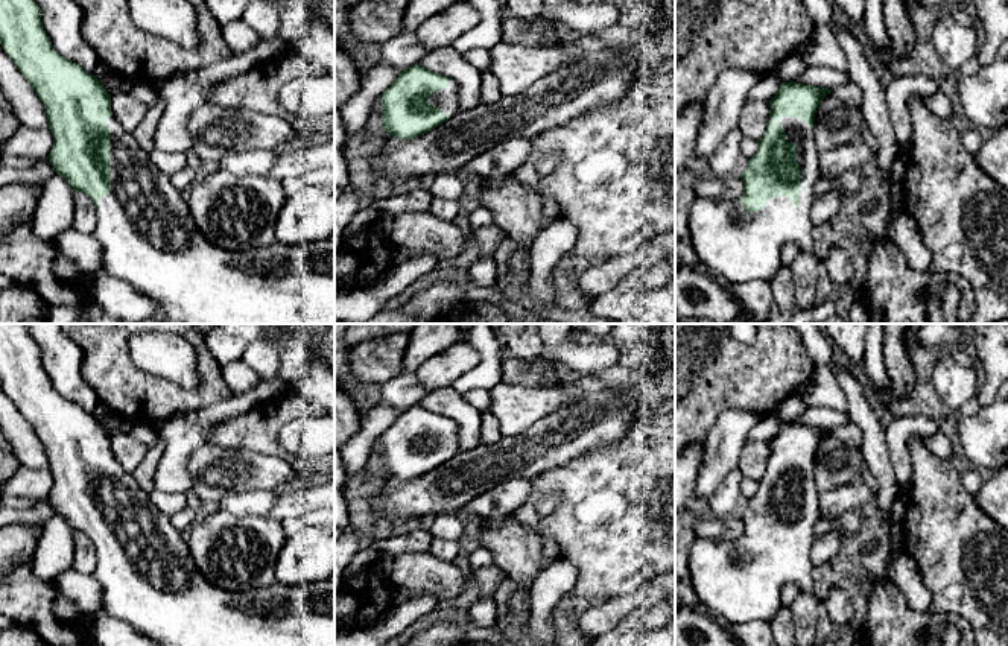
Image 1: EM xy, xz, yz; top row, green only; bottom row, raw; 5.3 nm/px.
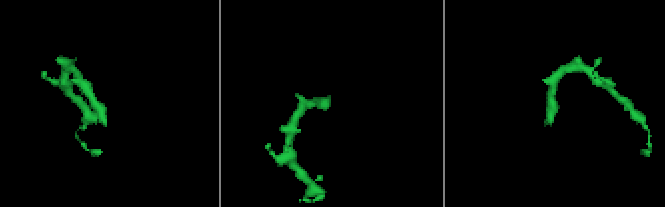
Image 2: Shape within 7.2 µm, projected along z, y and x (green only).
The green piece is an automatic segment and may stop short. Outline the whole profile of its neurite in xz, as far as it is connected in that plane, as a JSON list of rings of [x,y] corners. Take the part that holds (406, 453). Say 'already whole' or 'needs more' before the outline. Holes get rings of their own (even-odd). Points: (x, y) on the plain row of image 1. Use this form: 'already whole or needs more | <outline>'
needs more | [[[415,404],[380,436],[388,476],[412,480],[447,462],[461,448],[461,432],[450,418]]]

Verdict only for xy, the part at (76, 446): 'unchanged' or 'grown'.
grown

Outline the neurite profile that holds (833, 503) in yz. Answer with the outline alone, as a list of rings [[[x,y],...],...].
[[[857,479],[819,494],[819,517],[836,524],[844,512],[864,508],[870,502],[874,502],[874,492]]]

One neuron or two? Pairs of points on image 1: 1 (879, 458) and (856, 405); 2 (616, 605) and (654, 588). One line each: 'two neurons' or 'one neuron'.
1: one neuron
2: one neuron

